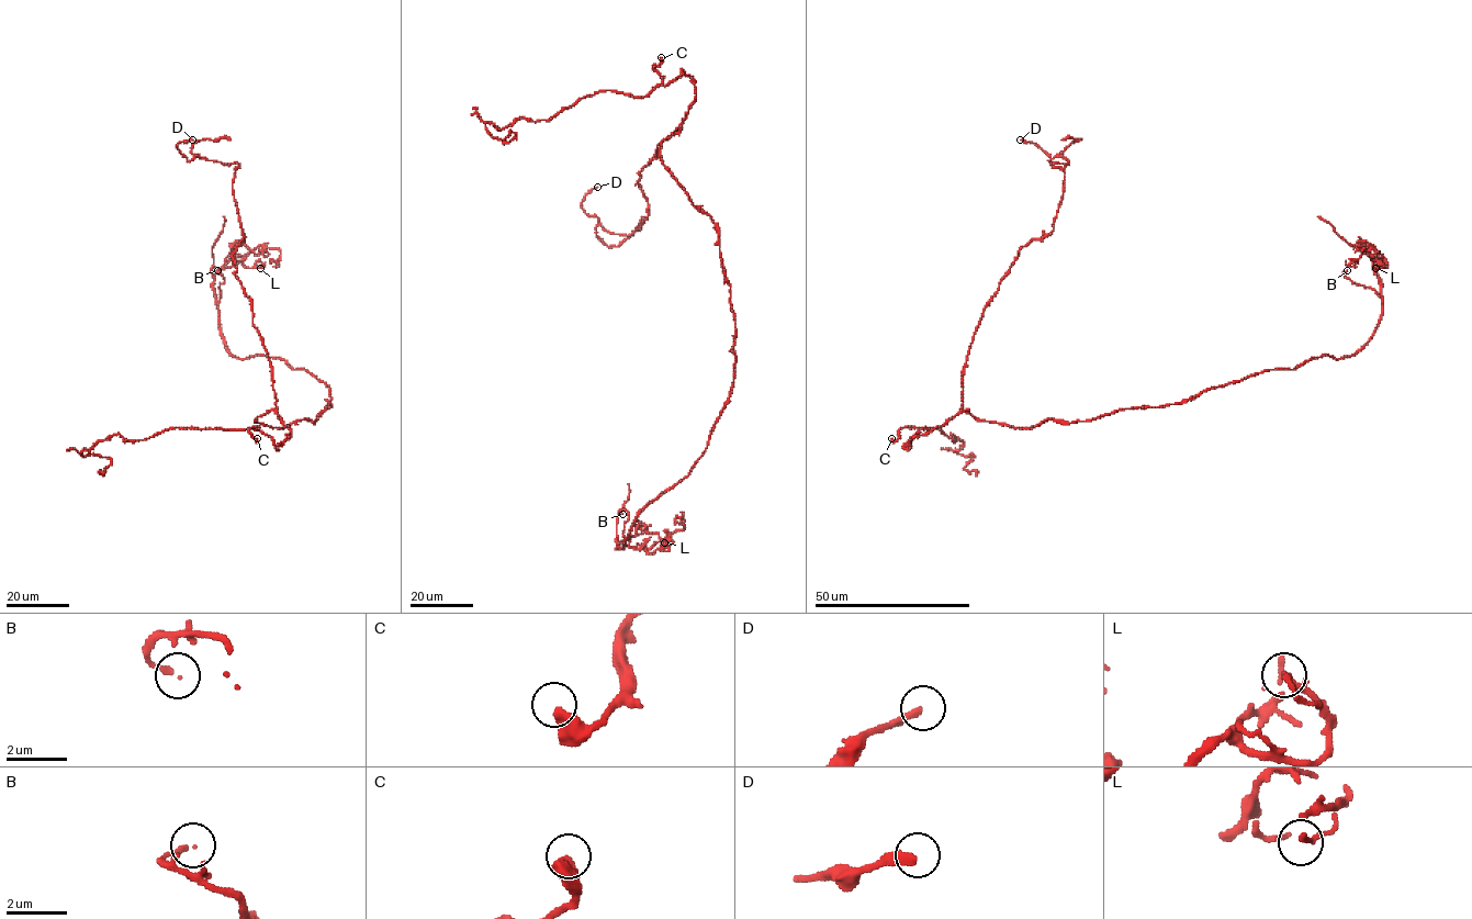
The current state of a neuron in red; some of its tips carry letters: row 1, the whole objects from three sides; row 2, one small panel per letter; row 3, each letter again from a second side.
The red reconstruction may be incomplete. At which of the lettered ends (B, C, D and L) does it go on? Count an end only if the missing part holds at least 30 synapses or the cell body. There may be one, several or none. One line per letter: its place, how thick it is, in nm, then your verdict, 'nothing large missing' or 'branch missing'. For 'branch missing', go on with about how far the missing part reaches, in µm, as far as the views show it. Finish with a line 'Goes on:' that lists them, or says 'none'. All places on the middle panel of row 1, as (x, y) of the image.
B: (622, 514) | 150 nm | nothing large missing
C: (661, 57) | 480 nm | nothing large missing
D: (597, 187) | 320 nm | nothing large missing
L: (664, 542) | 170 nm | nothing large missing
Goes on: none

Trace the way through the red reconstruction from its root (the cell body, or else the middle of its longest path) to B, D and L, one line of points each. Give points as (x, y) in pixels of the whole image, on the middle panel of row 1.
B: (712, 219), (734, 320), (731, 392), (706, 450), (685, 477), (639, 514), (624, 549), (628, 513), (622, 514)
D: (712, 219), (661, 158), (680, 127), (636, 183), (639, 231), (643, 217), (621, 235), (585, 212), (597, 187)
L: (712, 219), (734, 320), (731, 392), (690, 472), (644, 507), (618, 547), (652, 553), (667, 550), (664, 542)

